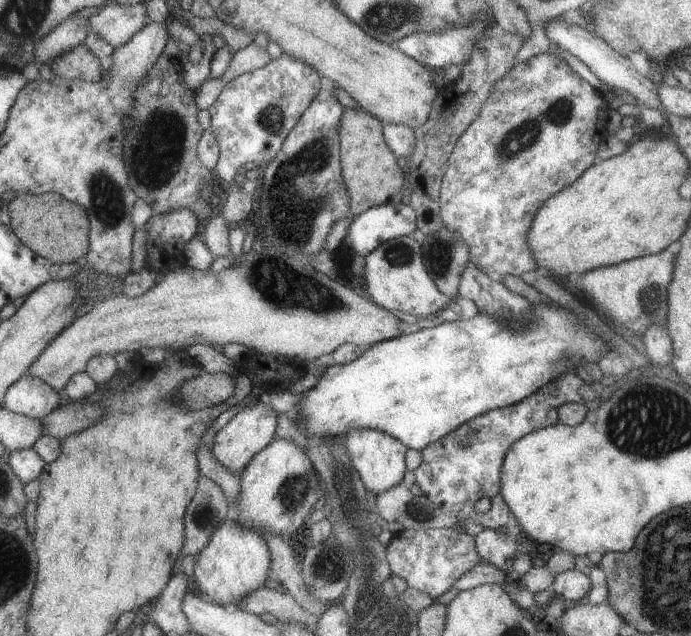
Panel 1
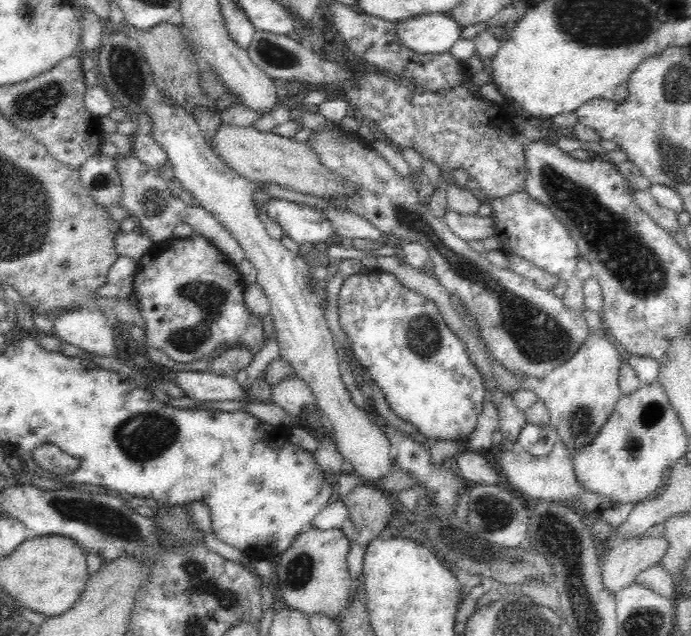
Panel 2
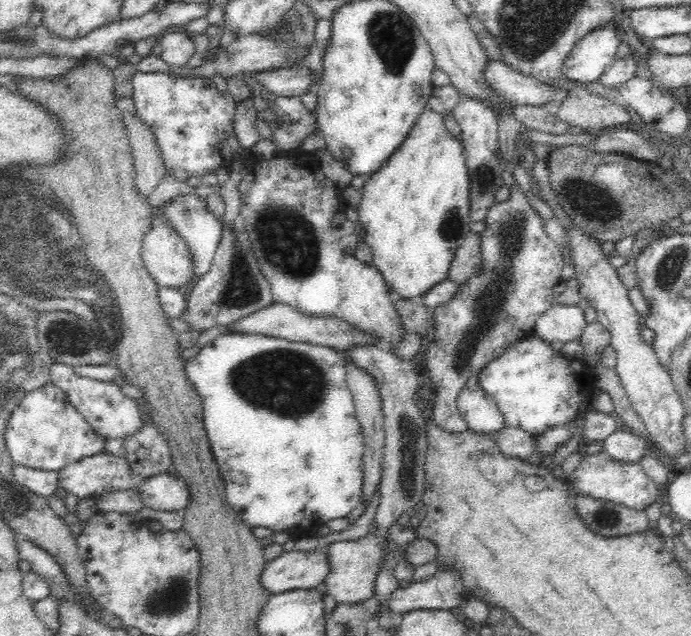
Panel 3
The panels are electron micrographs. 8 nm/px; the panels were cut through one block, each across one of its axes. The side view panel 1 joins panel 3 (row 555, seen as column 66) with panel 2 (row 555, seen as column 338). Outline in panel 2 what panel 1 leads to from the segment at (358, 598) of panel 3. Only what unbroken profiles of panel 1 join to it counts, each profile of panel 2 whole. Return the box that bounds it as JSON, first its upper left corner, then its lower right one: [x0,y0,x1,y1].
[277,527,352,620]

